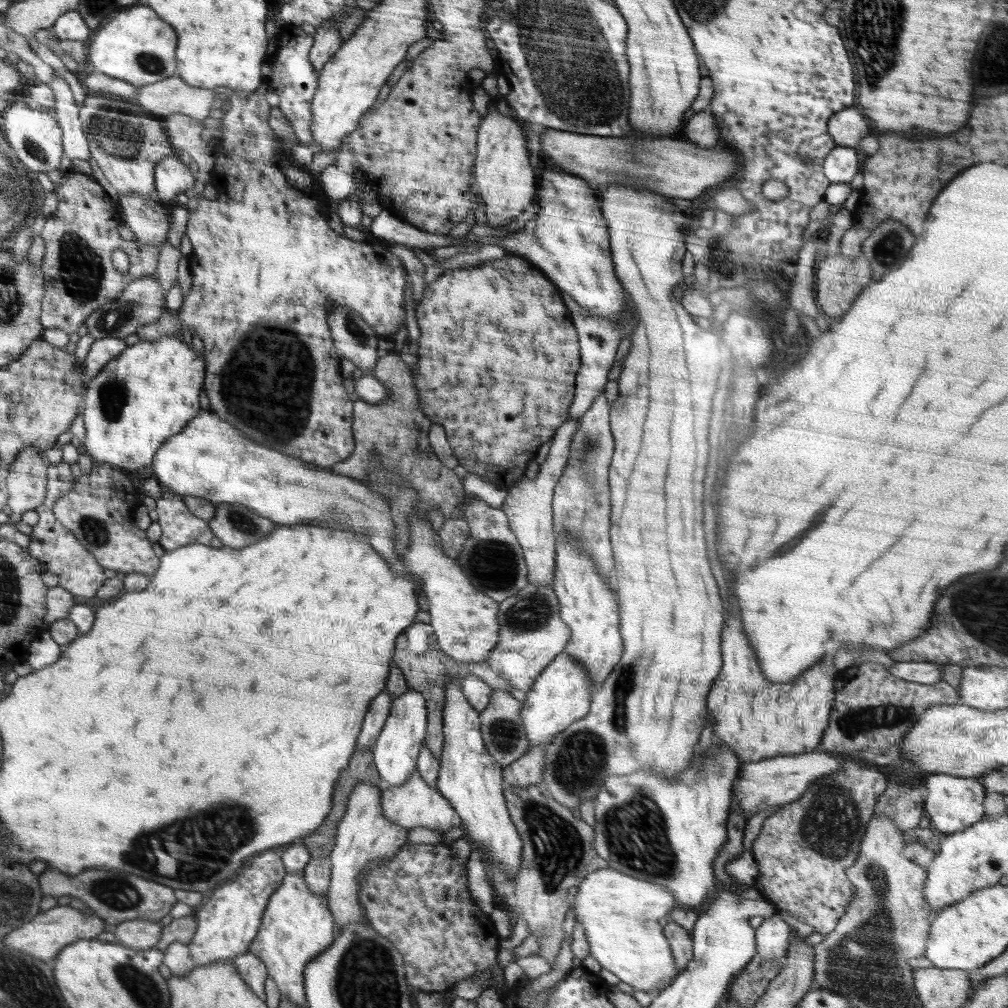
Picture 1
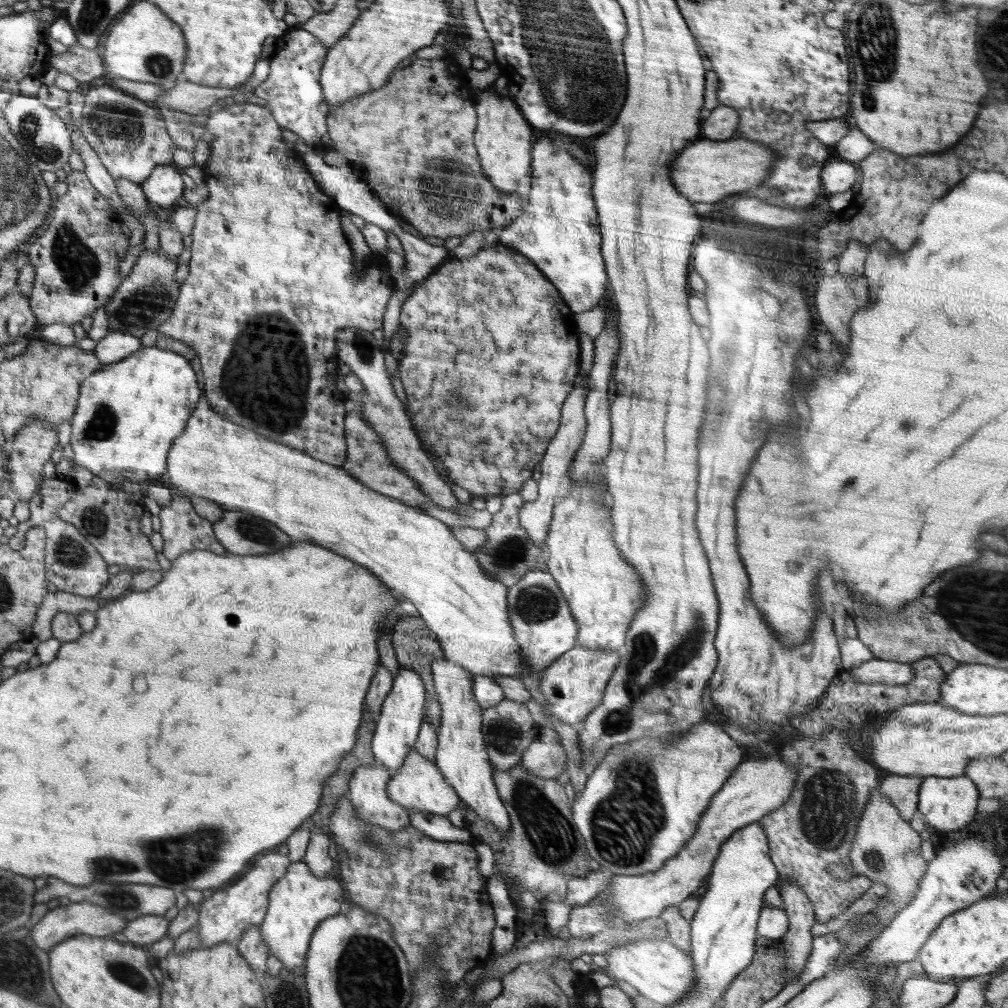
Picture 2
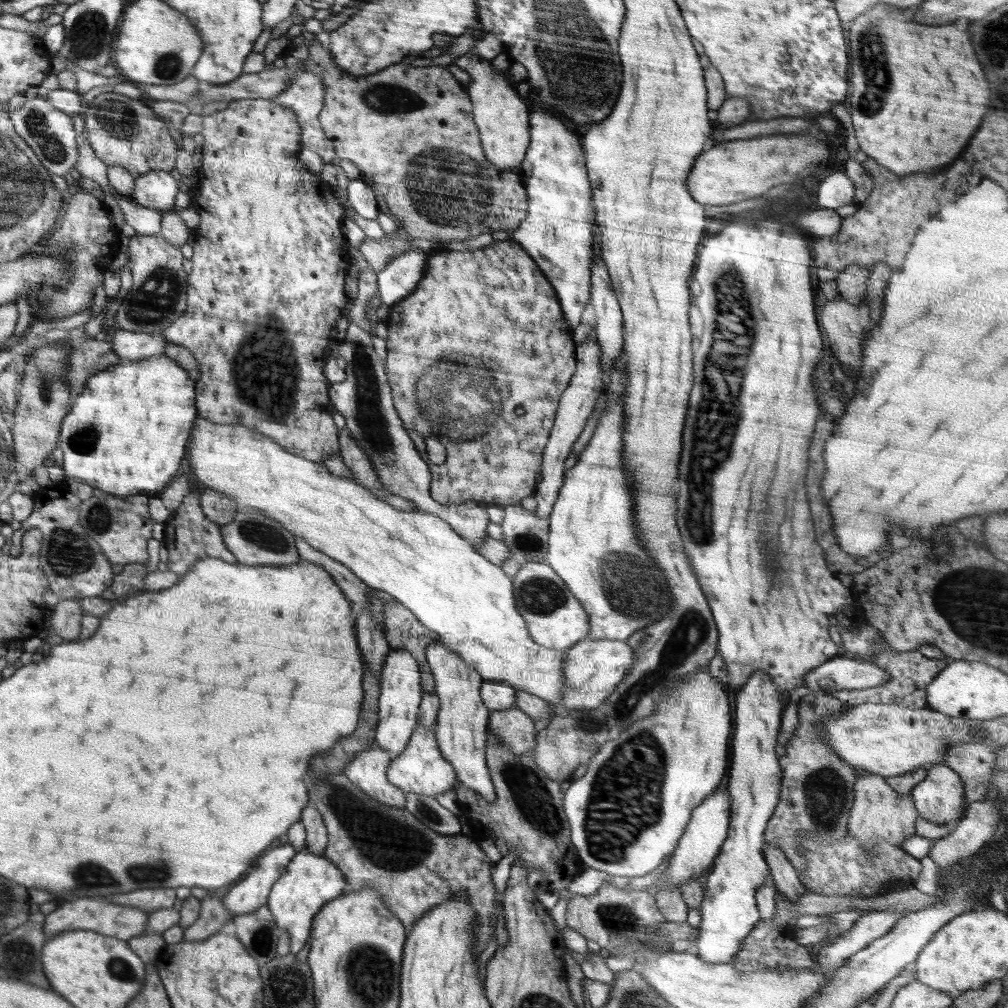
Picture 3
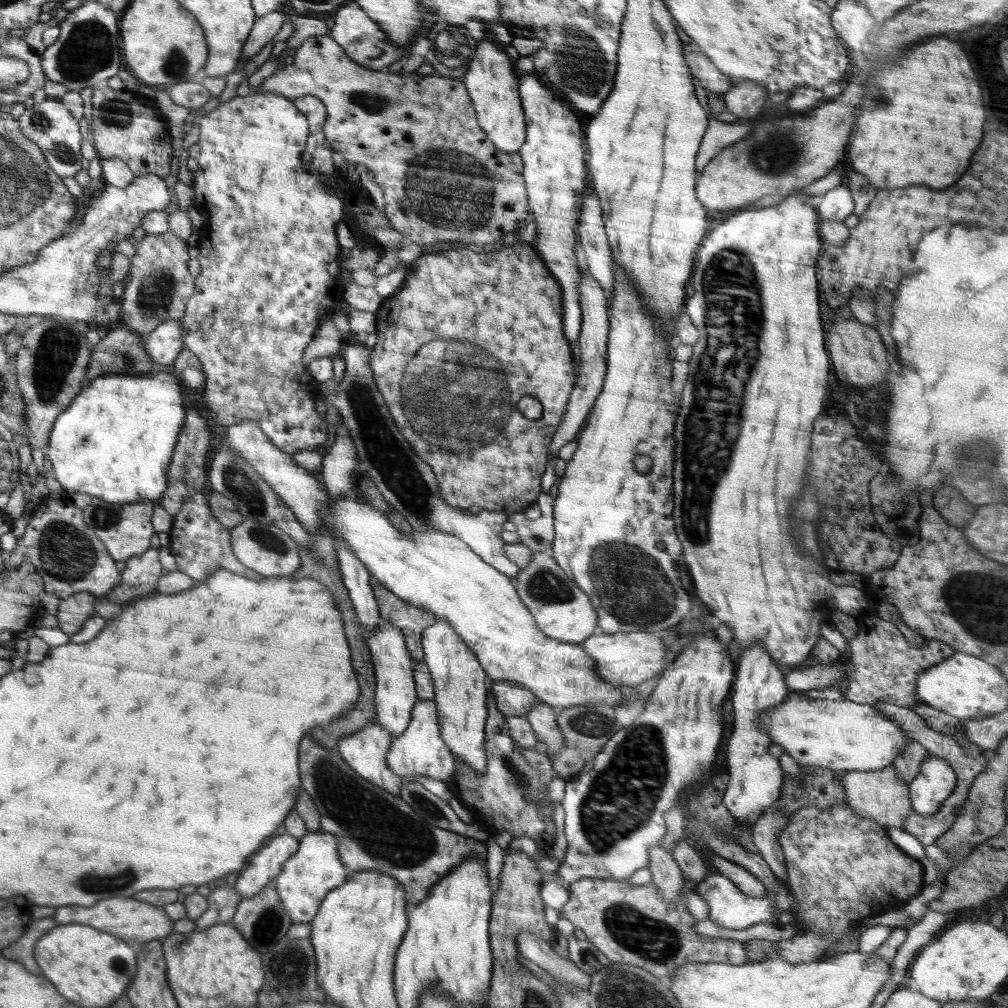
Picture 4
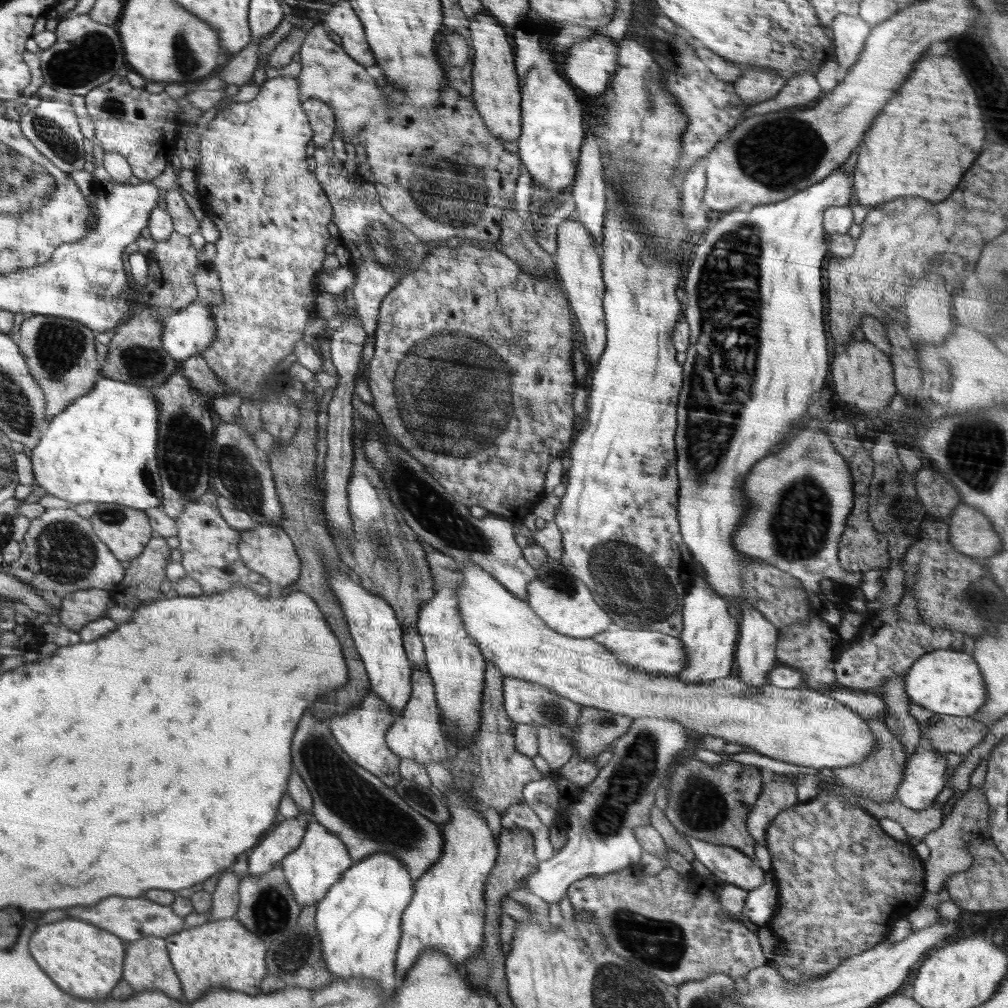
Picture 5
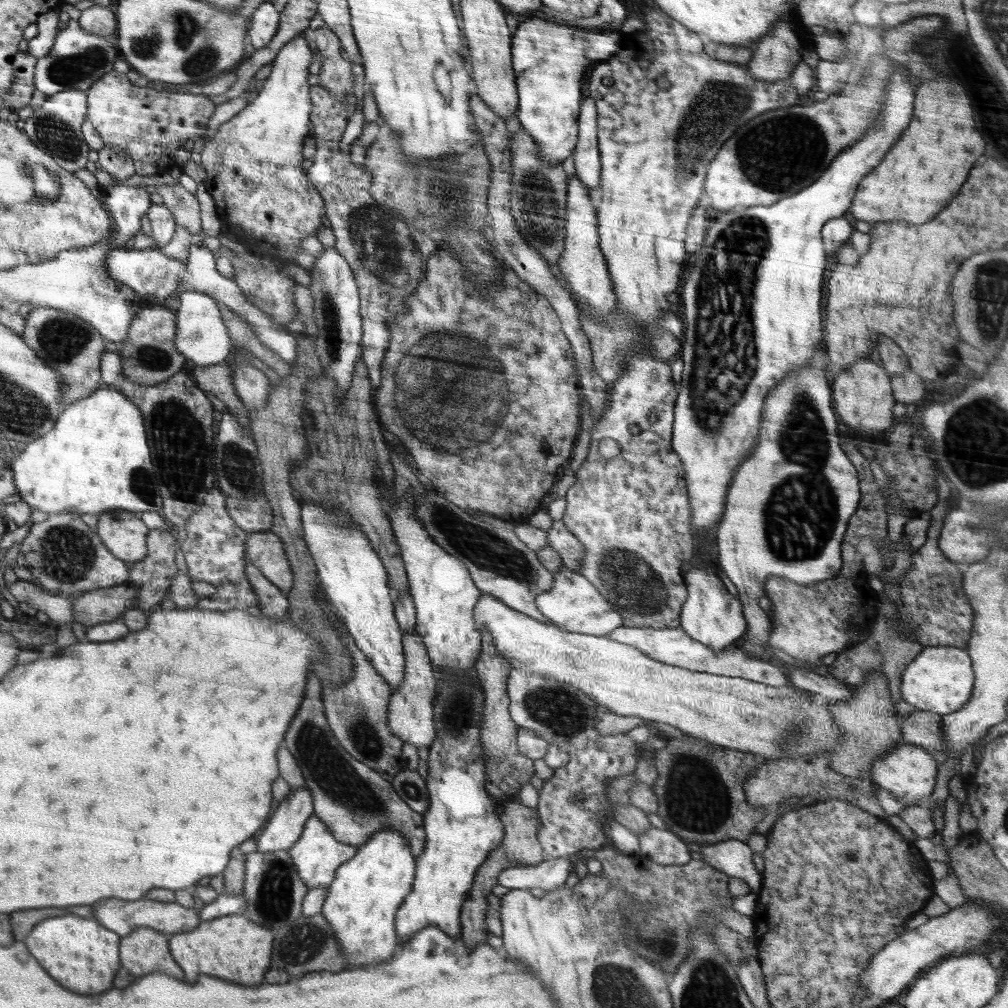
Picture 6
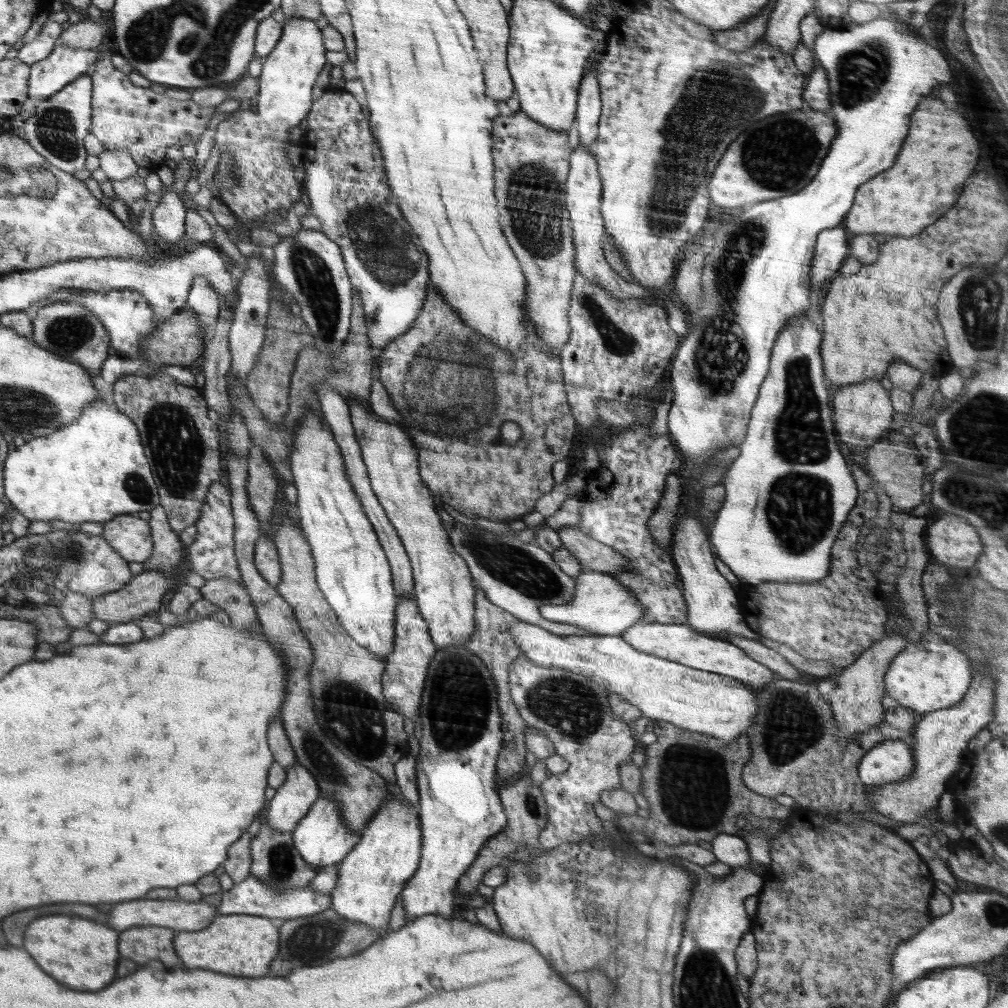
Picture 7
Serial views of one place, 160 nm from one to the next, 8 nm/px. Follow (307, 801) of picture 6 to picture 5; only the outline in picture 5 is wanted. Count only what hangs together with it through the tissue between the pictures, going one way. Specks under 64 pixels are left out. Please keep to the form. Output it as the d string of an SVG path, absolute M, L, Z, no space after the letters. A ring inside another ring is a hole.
M300 812L293 819L285 819L275 826L265 840L248 853L248 874L260 876L275 867L274 864L282 862L304 840L305 830L311 821L313 816Z

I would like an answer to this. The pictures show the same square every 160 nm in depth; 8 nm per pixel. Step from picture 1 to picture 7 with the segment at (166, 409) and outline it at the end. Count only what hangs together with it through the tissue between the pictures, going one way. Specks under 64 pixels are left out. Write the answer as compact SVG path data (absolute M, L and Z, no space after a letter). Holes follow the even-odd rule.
M102 398L94 401L90 406L86 406L81 416L74 422L66 425L66 428L62 428L62 430L58 430L58 432L54 432L48 437L26 441L20 448L12 448L9 458L6 459L4 464L4 491L6 498L11 502L14 512L19 512L30 521L63 520L64 522L73 524L76 522L78 524L82 522L105 523L116 517L118 512L143 512L144 514L148 514L149 511L156 509L161 504L160 492L157 490L151 468L146 460L137 426L128 415L122 413L122 411L118 411L112 402L108 403Z

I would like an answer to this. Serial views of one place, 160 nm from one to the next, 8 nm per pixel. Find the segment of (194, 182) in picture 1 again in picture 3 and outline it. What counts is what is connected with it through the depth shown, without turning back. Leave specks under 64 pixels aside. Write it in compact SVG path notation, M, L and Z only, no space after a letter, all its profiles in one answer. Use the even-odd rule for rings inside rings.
M151 171L136 180L134 194L128 200L138 206L155 208L161 212L174 210L174 202L179 192L177 180L163 171Z

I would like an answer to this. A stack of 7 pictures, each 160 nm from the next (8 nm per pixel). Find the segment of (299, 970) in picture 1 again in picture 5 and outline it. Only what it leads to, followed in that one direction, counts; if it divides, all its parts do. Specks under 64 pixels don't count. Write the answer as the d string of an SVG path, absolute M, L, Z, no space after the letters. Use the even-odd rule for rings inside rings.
M311 821L305 830L304 840L288 856L282 860L281 865L286 877L288 886L293 890L294 898L298 904L304 908L314 906L324 898L334 883L342 878L342 873L346 872L352 865L353 860L349 855L346 845L336 834L324 828L321 824Z

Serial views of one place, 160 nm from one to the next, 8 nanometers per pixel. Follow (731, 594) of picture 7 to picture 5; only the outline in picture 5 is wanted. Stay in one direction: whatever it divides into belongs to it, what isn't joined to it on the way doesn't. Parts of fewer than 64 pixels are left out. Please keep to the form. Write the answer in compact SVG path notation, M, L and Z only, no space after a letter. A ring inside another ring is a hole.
M696 578L684 597L683 632L678 636L686 652L686 667L677 676L687 683L717 681L735 671L735 649L739 640L739 624L730 615L728 604L705 579Z

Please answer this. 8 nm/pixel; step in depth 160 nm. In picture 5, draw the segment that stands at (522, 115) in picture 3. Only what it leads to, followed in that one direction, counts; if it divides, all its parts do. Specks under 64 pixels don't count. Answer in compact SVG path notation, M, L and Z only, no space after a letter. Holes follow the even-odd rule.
M486 10L469 21L473 44L473 102L487 129L498 140L514 142L521 135L521 92L515 71L515 55L506 39L508 31Z

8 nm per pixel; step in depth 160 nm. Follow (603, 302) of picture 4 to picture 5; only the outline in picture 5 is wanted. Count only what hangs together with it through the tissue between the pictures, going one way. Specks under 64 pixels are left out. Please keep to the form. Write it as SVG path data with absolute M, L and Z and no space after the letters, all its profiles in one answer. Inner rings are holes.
M577 217L574 220L566 219L558 227L554 261L560 288L566 293L574 314L575 326L582 340L586 360L589 366L595 368L607 343L607 326L603 307L605 282L600 252L591 234L578 222Z

